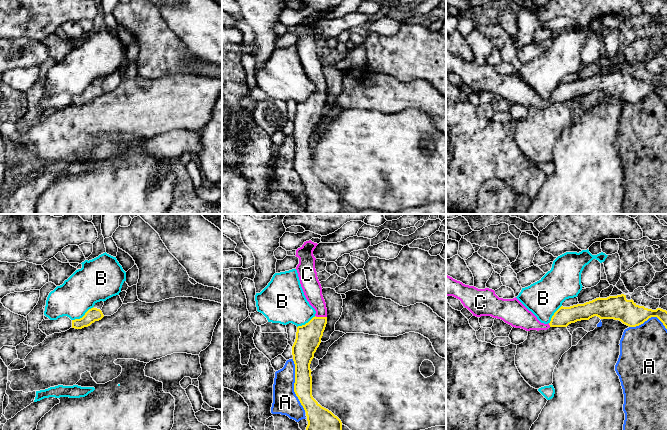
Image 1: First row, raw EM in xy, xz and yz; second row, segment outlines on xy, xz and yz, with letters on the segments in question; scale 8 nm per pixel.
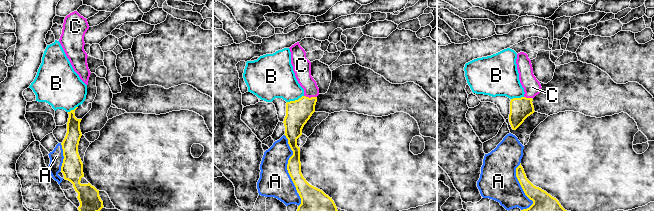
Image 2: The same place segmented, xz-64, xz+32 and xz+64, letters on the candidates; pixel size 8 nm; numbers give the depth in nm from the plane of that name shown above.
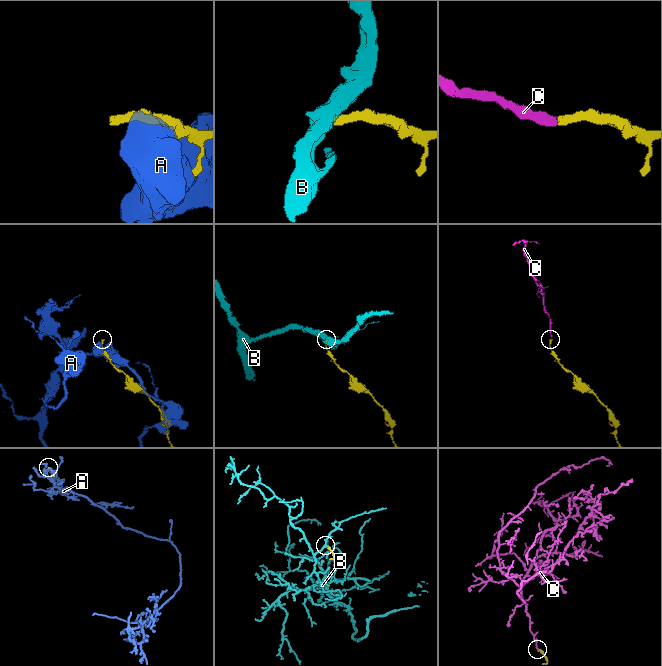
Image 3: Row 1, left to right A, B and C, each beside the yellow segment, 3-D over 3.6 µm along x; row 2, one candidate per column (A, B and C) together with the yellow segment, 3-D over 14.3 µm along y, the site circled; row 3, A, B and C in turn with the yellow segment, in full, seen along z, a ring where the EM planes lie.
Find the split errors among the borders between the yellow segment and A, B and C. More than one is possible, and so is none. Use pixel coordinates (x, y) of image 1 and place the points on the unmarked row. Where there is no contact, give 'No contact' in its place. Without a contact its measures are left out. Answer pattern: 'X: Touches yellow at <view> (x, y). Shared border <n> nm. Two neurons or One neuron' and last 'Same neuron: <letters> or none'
A: Touches yellow at xz (294, 161). Shared border 440 nm. Two neurons
B: Touches yellow at xy (83, 92). Shared border 200 nm. Two neurons
C: Touches yellow at xz (321, 93). Shared border 100 nm. One neuron
Same neuron: C

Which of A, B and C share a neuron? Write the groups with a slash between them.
A / B / C

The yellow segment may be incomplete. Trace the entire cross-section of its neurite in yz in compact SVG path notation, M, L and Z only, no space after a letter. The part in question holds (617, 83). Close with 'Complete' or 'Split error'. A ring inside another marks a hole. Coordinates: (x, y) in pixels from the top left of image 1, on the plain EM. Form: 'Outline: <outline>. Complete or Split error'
Outline: M446 51L446 72L453 72L461 77L473 92L491 92L501 95L505 99L515 104L521 104L526 107L530 106L547 106L550 103L567 103L571 99L581 96L589 96L597 92L600 95L619 96L629 103L636 103L643 100L651 93L657 93L667 105L667 87L661 84L656 86L645 84L637 81L632 75L627 76L626 71L609 72L607 74L596 74L584 80L577 80L570 83L561 82L552 92L548 100L541 99L537 93L529 87L516 73L513 75L499 74L495 67L489 64L478 65L474 62L465 61L460 57Z. Split error

